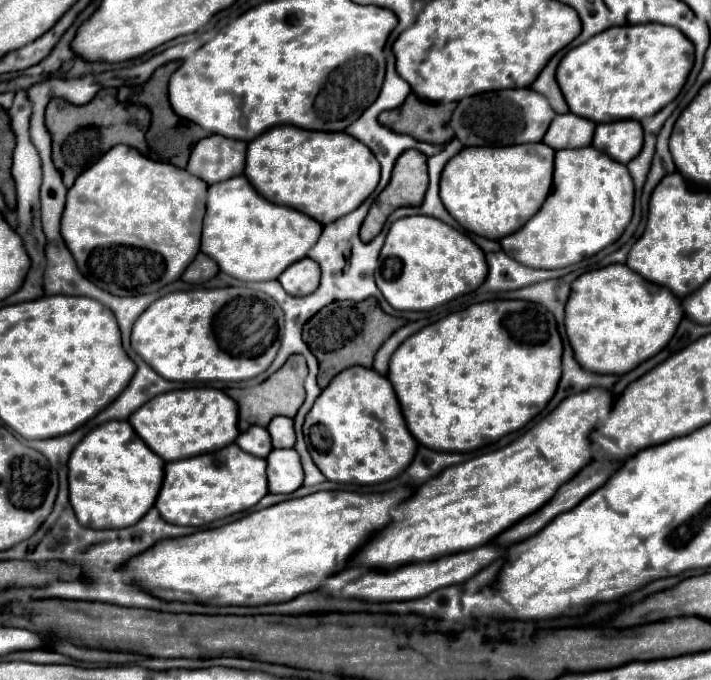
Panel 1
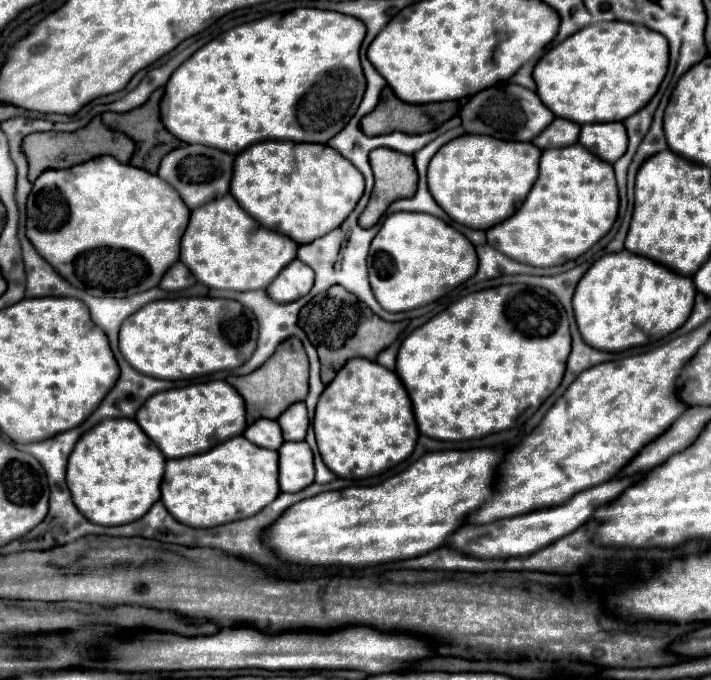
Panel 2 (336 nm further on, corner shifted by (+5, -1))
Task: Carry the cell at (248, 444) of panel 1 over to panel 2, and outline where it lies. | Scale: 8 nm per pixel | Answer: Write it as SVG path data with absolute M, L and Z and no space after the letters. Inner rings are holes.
M260 419L260 421L252 423L250 427L246 427L244 437L264 449L278 449L284 443L280 425L272 419Z

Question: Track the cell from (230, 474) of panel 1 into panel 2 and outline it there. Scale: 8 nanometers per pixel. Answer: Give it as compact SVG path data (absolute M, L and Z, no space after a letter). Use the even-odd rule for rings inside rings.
M242 435L232 437L208 453L184 459L168 459L162 489L162 503L176 521L190 527L218 527L238 519L252 517L280 493L278 487L278 453L256 447Z

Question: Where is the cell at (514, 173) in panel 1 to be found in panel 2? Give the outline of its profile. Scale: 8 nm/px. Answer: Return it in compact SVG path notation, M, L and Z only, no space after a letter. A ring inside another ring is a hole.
M462 135L446 143L430 161L428 189L448 217L470 229L486 231L512 217L538 177L542 151L534 143L500 141L488 135Z

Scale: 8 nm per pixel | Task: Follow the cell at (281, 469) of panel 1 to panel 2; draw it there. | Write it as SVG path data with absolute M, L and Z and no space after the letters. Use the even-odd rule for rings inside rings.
M306 441L298 443L284 443L278 449L278 483L280 489L286 493L298 493L314 481L314 463L312 451Z

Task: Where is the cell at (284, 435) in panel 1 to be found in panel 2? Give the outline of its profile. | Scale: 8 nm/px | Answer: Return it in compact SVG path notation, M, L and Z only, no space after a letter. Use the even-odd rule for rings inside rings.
M296 403L290 409L286 409L280 417L278 417L278 425L284 433L284 441L300 441L306 437L306 429L308 429L308 411L304 403Z

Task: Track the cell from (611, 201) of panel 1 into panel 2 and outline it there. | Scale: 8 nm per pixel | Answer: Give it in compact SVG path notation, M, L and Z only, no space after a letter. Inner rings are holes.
M580 143L546 149L540 159L540 177L522 207L486 231L488 245L532 267L554 267L572 261L600 241L618 215L618 187L610 163L600 161Z

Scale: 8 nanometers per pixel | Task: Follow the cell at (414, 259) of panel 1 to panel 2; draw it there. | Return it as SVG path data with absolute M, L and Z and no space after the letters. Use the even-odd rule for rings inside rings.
M392 213L372 239L368 255L370 285L376 301L386 309L410 311L428 305L466 279L474 277L478 257L474 245L452 225L428 213Z

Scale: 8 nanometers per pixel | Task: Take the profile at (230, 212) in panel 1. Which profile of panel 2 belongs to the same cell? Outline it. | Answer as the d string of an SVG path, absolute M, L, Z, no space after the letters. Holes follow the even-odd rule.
M226 193L224 197L218 197L216 201L210 201L208 205L200 205L200 209L194 209L190 215L188 229L182 237L182 251L180 261L188 265L192 275L198 283L212 287L212 289L232 289L232 291L252 291L252 289L266 289L272 279L290 263L296 259L298 243L290 237L284 237L282 233L276 233L272 229L264 229L258 221L252 221L240 205L236 205L236 199Z

